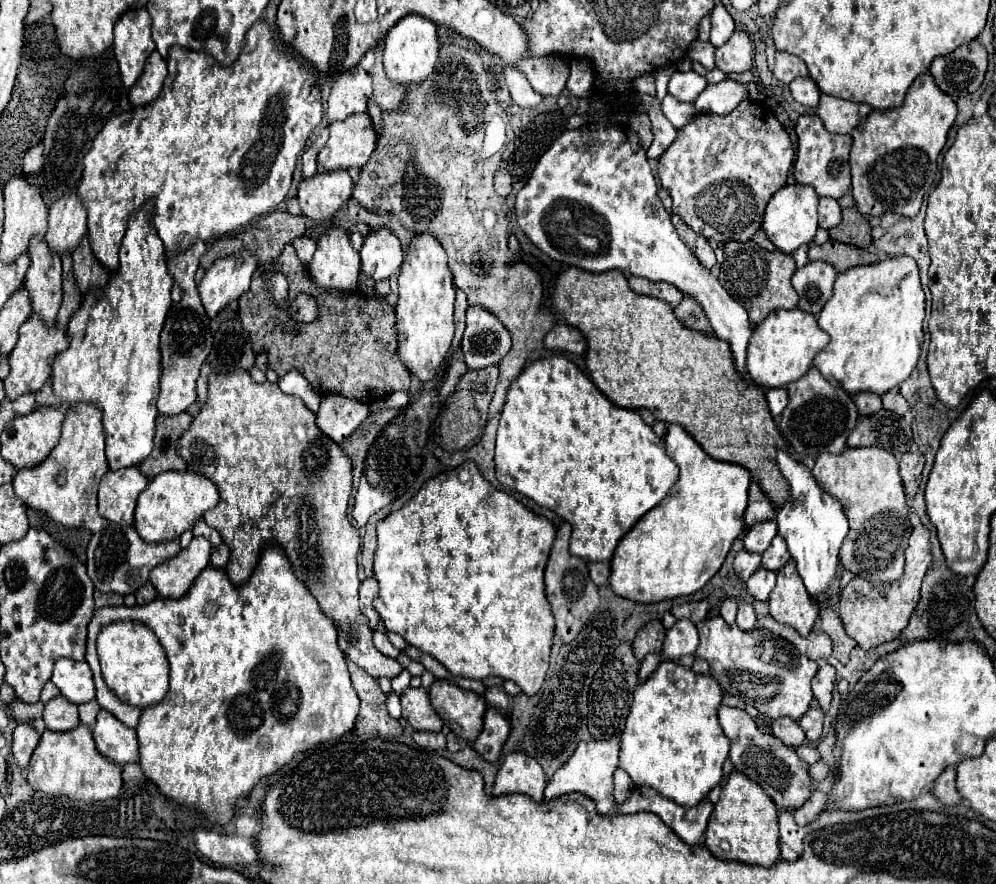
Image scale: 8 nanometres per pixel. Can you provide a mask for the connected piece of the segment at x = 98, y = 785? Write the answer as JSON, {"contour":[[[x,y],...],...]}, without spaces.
{"contour":[[[82,724],[80,728],[74,728],[74,732],[44,730],[36,750],[32,752],[26,778],[32,788],[48,796],[64,794],[72,800],[84,802],[108,800],[112,796],[118,796],[122,788],[122,768],[118,764],[112,764],[112,760],[108,760],[106,756],[100,756],[96,742],[92,740],[92,730],[84,728]]]}

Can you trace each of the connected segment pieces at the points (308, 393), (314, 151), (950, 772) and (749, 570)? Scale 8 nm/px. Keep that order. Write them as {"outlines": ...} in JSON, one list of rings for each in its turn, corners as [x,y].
{"outlines":[[[[286,372],[284,376],[280,376],[280,388],[286,392],[286,394],[296,394],[304,400],[304,404],[308,404],[308,408],[312,412],[318,412],[318,406],[320,406],[320,394],[318,392],[312,392],[312,386],[308,386],[298,372]]],[[[310,146],[304,154],[302,154],[302,170],[304,170],[304,178],[312,176],[316,172],[316,156],[318,156],[318,148]]],[[[946,768],[938,780],[932,786],[932,792],[944,802],[944,804],[958,804],[960,792],[956,792],[956,768]]],[[[740,550],[734,558],[734,572],[740,580],[748,580],[760,568],[760,554]]]]}

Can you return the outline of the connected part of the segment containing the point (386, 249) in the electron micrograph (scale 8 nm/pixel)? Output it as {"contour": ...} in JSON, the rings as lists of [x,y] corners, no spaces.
{"contour":[[[380,226],[376,230],[370,230],[370,234],[364,238],[360,258],[362,272],[380,282],[400,270],[404,252],[398,236],[388,226]]]}

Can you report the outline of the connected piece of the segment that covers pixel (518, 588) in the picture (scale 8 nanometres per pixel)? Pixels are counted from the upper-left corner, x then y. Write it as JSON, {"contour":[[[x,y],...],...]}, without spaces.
{"contour":[[[464,462],[454,470],[448,470],[436,478],[430,478],[410,502],[406,502],[400,510],[388,514],[386,518],[382,518],[378,522],[378,546],[374,552],[376,580],[378,580],[376,610],[378,610],[386,630],[400,634],[408,644],[434,656],[454,676],[464,676],[464,678],[472,678],[472,680],[484,680],[488,676],[498,676],[498,678],[516,682],[524,694],[534,696],[544,684],[544,678],[548,672],[552,636],[554,636],[554,616],[552,616],[550,604],[544,596],[544,566],[546,566],[552,542],[556,538],[556,531],[556,526],[548,518],[536,516],[534,512],[524,508],[514,496],[500,492],[492,484],[488,484],[488,480],[484,480],[480,476],[474,462]]]}

